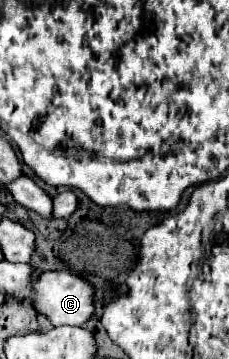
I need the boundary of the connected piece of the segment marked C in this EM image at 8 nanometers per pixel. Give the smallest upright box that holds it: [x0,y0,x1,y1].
[33,271,95,327]

